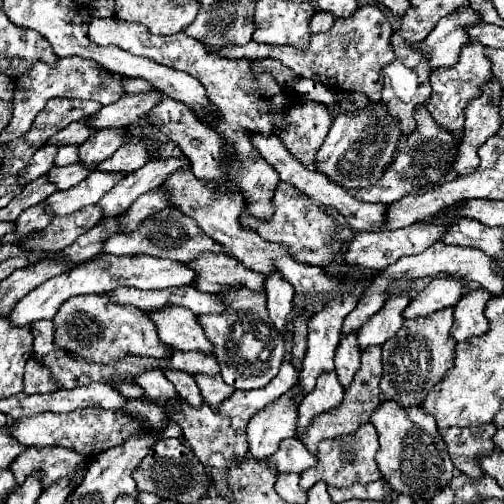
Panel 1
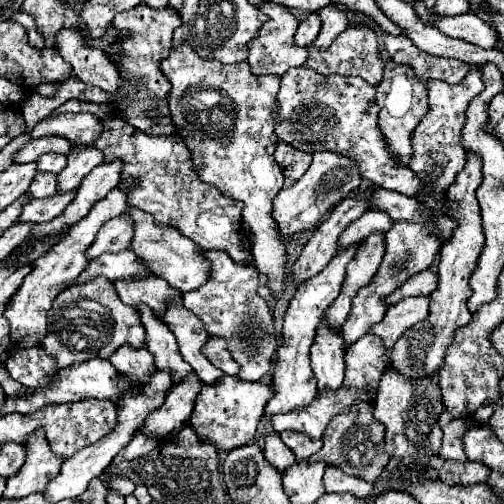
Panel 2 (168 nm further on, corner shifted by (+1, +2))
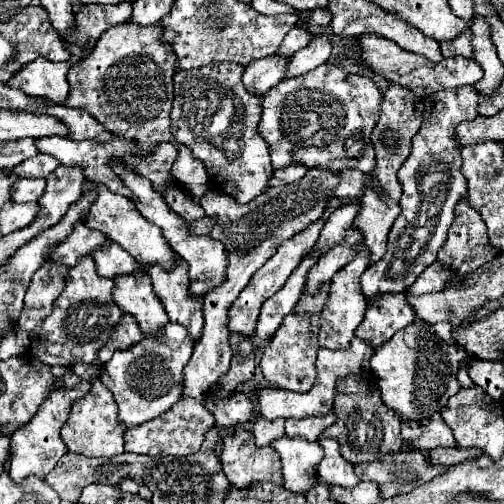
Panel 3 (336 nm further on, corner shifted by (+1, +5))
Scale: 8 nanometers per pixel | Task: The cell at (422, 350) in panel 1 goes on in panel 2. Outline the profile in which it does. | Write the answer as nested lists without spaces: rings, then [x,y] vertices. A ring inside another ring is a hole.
[[[468,153],[466,167],[458,173],[456,181],[446,191],[446,197],[450,199],[448,215],[458,225],[452,231],[452,237],[448,237],[448,241],[444,241],[442,249],[440,249],[440,263],[438,263],[440,285],[430,295],[430,301],[432,301],[430,315],[424,321],[410,327],[400,337],[400,341],[396,341],[396,345],[392,347],[390,363],[394,365],[394,369],[398,369],[402,375],[406,375],[410,379],[436,373],[444,361],[444,353],[446,353],[448,345],[452,343],[454,331],[458,327],[466,325],[472,317],[472,313],[468,313],[468,305],[466,305],[468,297],[472,295],[468,277],[472,275],[472,269],[476,269],[480,249],[484,247],[484,233],[482,233],[482,225],[480,225],[480,207],[476,201],[476,189],[478,189],[480,181],[482,181],[482,165],[476,155]]]

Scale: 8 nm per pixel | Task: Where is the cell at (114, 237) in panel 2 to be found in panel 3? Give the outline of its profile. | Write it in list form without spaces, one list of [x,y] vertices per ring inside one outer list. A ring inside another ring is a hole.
[[[76,224],[74,232],[60,242],[58,246],[52,248],[50,252],[50,260],[54,262],[62,262],[66,266],[76,266],[76,262],[84,256],[90,256],[96,248],[110,244],[112,240],[100,232],[100,230],[92,230],[84,224]]]

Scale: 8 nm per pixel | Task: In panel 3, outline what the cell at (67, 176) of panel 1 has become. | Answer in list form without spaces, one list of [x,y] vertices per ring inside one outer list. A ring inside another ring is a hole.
[[[20,178],[12,188],[14,202],[36,202],[46,188],[44,178]]]

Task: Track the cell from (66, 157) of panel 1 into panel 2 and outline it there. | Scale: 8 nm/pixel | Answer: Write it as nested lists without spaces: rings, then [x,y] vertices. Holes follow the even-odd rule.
[[[46,153],[44,157],[36,159],[36,171],[38,173],[54,173],[54,175],[58,175],[64,167],[66,167],[66,155]]]

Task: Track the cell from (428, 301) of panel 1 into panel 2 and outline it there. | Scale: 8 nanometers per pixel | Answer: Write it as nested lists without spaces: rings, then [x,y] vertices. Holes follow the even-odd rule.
[[[406,297],[404,301],[398,301],[396,305],[390,305],[384,319],[368,333],[378,335],[384,341],[386,349],[392,349],[392,345],[404,335],[406,329],[410,329],[414,323],[426,319],[428,315],[428,305],[430,297]]]

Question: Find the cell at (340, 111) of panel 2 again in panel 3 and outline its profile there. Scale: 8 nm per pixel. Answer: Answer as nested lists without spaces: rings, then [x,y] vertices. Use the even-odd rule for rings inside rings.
[[[326,62],[306,74],[282,80],[264,94],[258,132],[270,146],[274,170],[302,162],[308,168],[328,166],[336,172],[358,168],[370,174],[376,168],[370,136],[380,106],[382,94],[368,76],[348,74],[340,66]]]

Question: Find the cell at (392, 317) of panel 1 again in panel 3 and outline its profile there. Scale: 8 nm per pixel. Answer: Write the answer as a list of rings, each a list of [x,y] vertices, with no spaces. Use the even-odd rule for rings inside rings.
[[[434,262],[432,266],[428,266],[418,278],[416,282],[406,290],[408,294],[430,294],[430,292],[440,292],[444,290],[448,278],[452,278],[452,272],[444,266],[440,266],[440,262]]]

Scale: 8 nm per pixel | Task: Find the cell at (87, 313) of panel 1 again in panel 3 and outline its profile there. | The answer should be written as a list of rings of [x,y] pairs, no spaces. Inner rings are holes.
[[[82,258],[74,268],[70,268],[64,292],[54,300],[52,314],[30,334],[32,356],[50,366],[96,362],[98,350],[110,340],[116,324],[120,324],[124,316],[112,300],[112,288],[114,282],[98,276],[92,258]]]

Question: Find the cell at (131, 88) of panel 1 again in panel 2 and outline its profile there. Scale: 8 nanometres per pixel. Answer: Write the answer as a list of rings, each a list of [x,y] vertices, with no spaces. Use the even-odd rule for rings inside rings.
[[[62,29],[56,35],[56,49],[66,63],[72,65],[74,75],[88,83],[104,89],[106,93],[116,93],[120,87],[120,73],[102,49],[88,49],[86,37],[74,29]]]

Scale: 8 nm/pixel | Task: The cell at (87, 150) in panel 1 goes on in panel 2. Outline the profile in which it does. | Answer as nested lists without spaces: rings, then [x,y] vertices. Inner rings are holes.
[[[86,147],[86,149],[72,151],[68,155],[68,165],[58,175],[58,193],[76,191],[82,179],[100,163],[104,163],[104,157],[98,153],[98,149]]]

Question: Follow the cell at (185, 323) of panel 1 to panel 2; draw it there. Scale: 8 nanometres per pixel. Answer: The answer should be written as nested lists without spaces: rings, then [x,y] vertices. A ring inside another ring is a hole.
[[[158,275],[140,277],[140,281],[114,281],[114,289],[124,303],[136,307],[142,301],[150,305],[160,319],[162,319],[162,313],[166,311],[166,301],[180,293]]]

